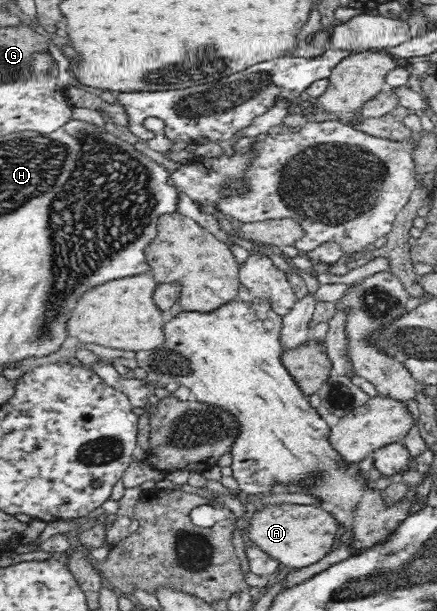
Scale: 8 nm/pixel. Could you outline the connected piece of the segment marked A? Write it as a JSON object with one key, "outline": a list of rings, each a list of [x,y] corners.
{"outline":[[[282,503],[267,505],[261,510],[256,510],[246,525],[245,537],[253,545],[279,564],[296,569],[307,568],[319,562],[325,555],[329,555],[329,547],[335,541],[333,517],[321,509]]]}

